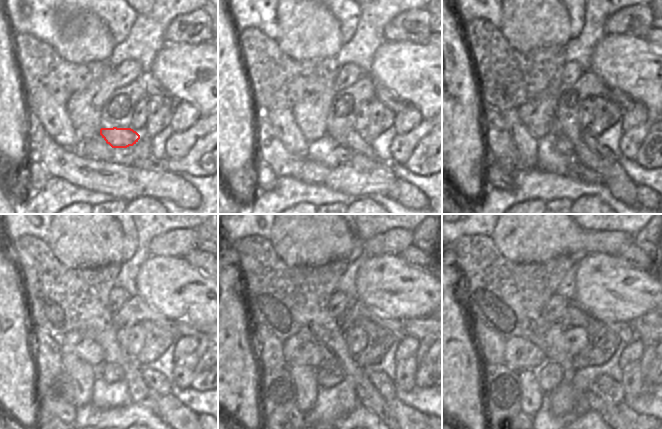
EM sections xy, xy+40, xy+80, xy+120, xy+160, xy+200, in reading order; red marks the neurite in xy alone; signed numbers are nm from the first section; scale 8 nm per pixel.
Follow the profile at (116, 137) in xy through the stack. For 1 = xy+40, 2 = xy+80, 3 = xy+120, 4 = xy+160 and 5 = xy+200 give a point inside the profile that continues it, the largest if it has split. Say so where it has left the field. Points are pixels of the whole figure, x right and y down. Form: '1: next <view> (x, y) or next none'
1: next xy+40 (359, 141)
2: next xy+80 (604, 152)
3: next xy+120 (156, 380)
4: next xy+160 (381, 381)
5: next xy+200 (614, 390)

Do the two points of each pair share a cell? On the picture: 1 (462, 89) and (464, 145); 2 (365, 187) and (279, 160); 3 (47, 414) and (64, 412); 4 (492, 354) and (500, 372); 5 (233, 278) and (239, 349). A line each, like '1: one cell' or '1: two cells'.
1: one cell
2: one cell
3: two cells
4: two cells
5: one cell

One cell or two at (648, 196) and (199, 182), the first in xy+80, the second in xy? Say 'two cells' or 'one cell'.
two cells

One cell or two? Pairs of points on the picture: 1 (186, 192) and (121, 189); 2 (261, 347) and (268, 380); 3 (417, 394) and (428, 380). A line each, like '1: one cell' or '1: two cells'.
1: one cell
2: two cells
3: two cells

